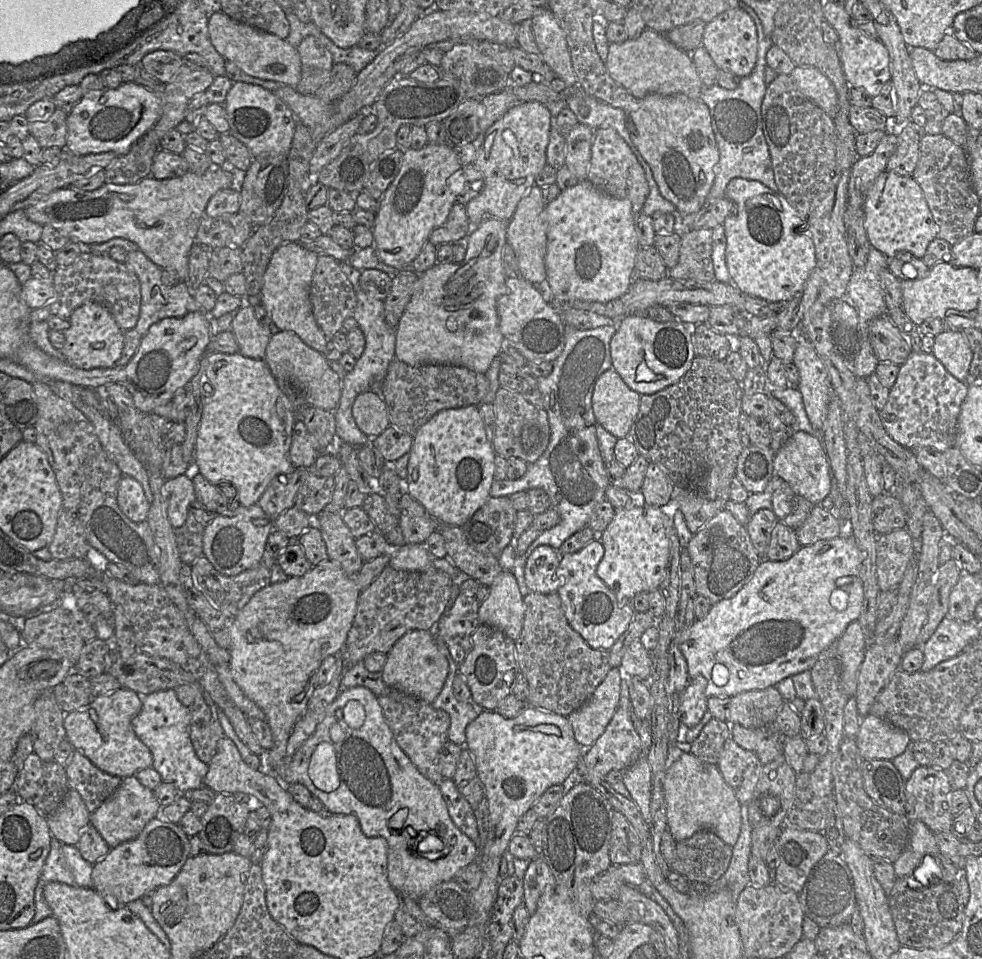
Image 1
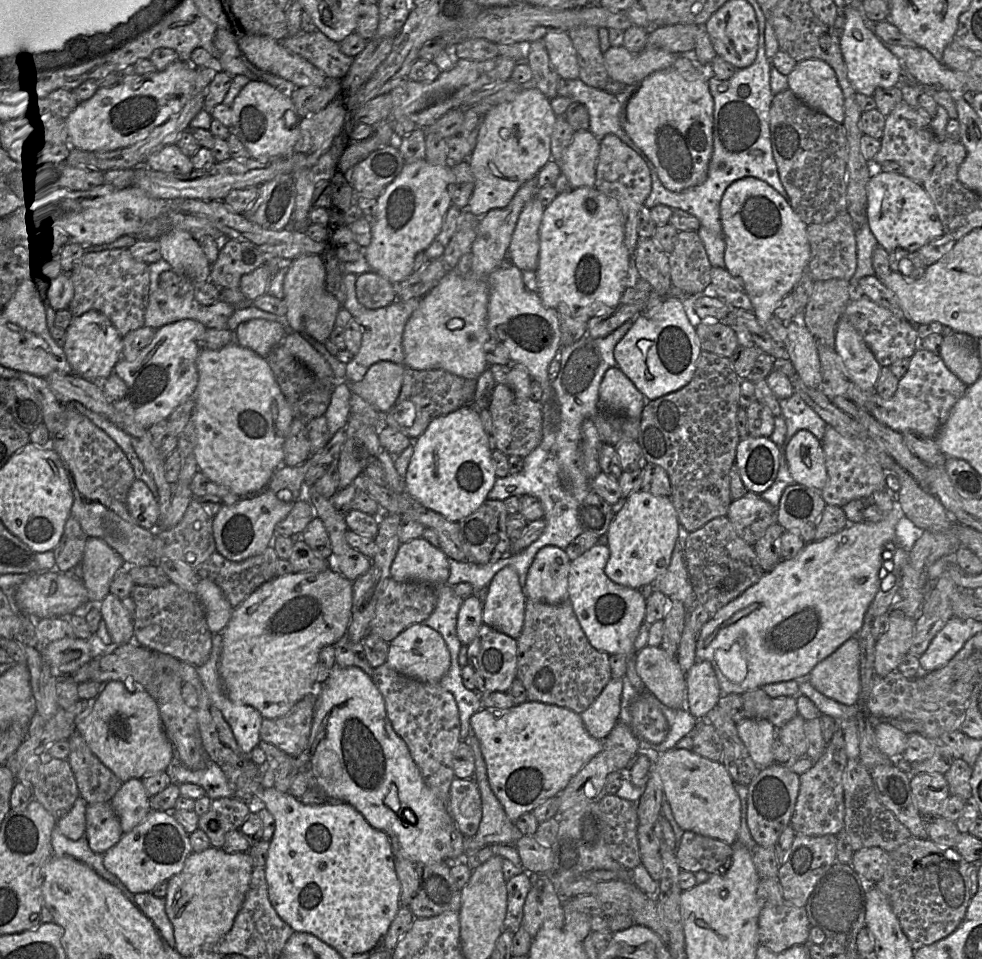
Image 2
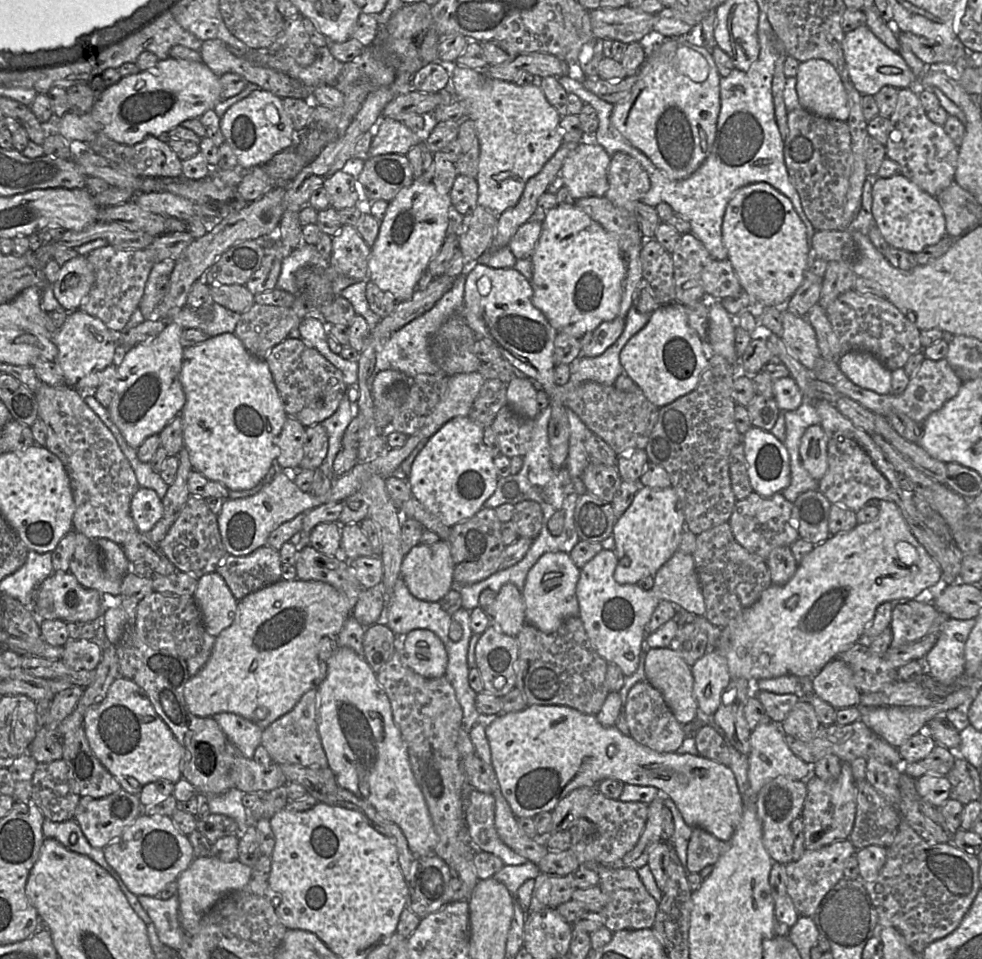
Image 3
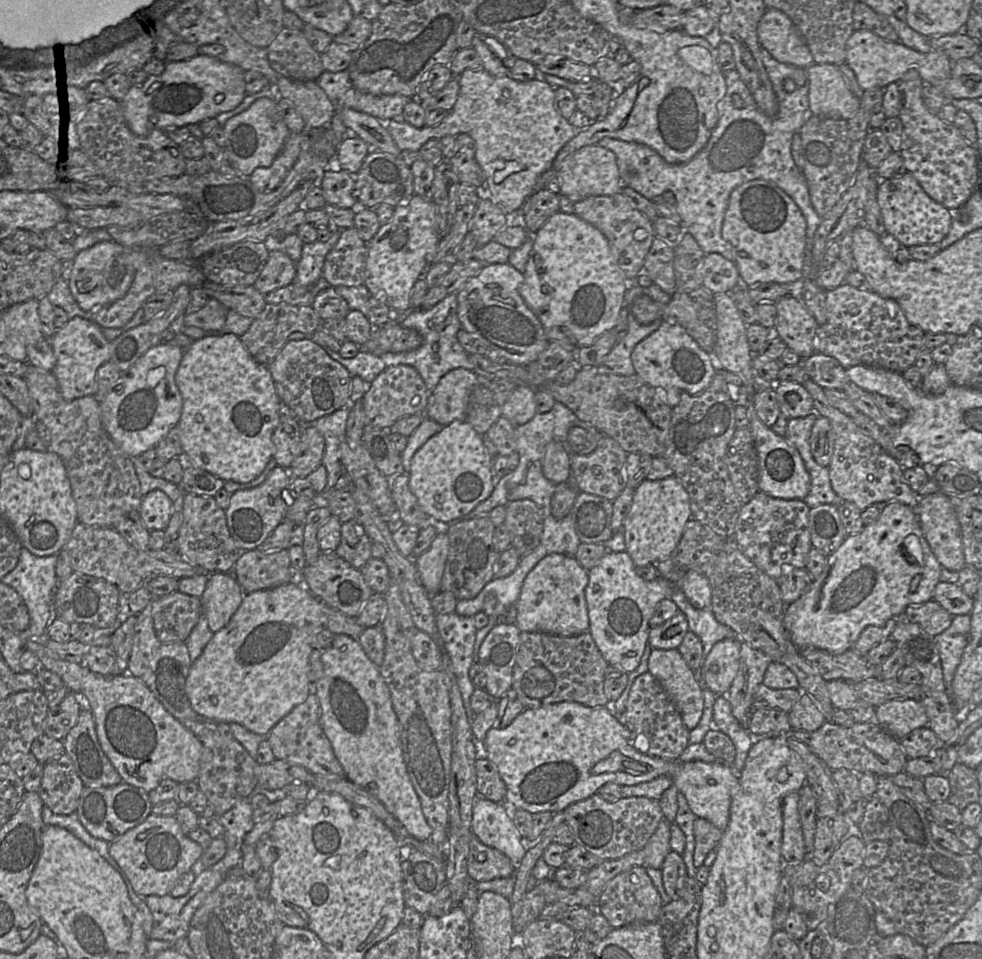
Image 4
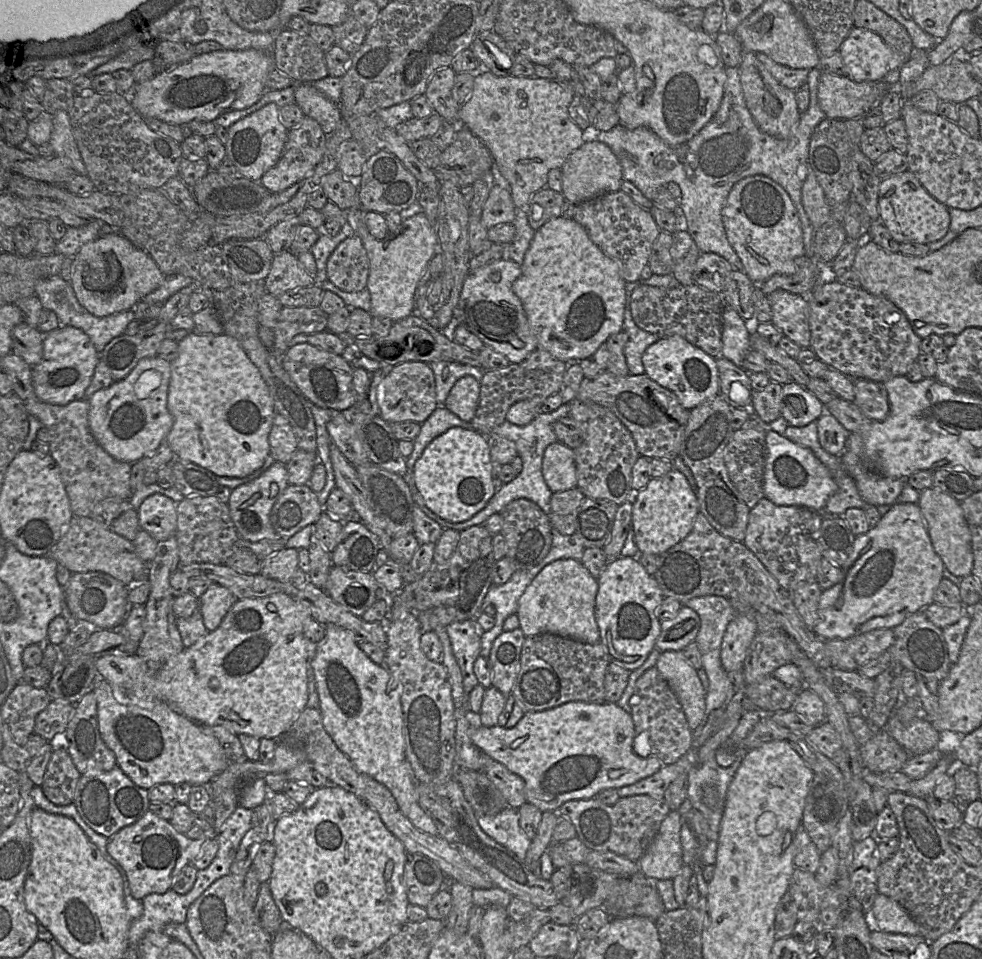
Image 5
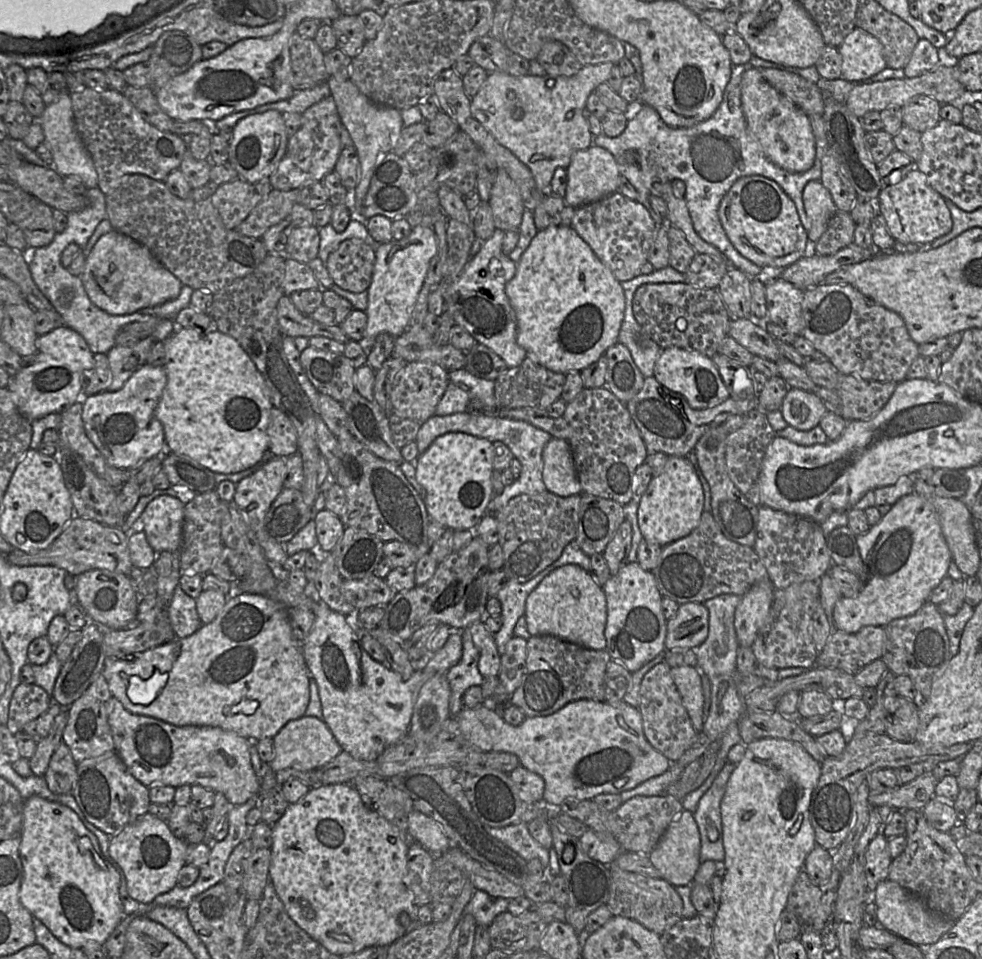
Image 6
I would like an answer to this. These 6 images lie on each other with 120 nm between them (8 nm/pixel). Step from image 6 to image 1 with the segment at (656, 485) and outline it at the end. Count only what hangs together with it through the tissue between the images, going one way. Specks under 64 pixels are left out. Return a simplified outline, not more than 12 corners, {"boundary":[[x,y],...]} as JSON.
{"boundary":[[631,499],[596,574],[618,603],[665,579],[672,521]]}

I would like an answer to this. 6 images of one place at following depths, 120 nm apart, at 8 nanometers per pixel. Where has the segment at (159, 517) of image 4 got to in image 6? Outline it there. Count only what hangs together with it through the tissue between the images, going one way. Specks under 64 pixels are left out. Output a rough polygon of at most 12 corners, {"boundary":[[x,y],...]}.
{"boundary":[[166,494],[133,524],[156,552],[179,552],[185,504]]}

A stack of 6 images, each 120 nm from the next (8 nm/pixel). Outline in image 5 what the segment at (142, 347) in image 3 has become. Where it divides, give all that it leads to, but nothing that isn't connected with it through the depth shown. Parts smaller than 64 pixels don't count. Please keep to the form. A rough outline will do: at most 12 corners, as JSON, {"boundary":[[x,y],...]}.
{"boundary":[[141,359],[89,403],[102,448],[130,464],[173,426],[171,365]]}

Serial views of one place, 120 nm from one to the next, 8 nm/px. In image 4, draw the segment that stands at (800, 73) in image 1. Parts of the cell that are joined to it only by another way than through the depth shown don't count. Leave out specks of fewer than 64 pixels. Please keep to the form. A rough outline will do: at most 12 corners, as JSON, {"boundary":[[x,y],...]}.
{"boundary":[[838,65],[805,71],[813,116],[850,119],[861,99]]}

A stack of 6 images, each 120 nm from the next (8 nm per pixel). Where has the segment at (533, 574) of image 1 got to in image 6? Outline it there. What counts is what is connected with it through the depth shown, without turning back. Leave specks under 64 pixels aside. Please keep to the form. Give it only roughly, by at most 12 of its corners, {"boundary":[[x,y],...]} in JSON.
{"boundary":[[566,564],[529,594],[531,636],[606,650],[607,602]]}

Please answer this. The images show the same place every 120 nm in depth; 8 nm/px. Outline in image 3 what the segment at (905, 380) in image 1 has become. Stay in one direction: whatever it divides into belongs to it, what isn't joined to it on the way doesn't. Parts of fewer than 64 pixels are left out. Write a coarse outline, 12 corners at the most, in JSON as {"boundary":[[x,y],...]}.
{"boundary":[[925,358],[905,391],[877,394],[855,385],[838,363],[811,372],[874,414],[903,413],[920,425],[963,383],[946,359]]}

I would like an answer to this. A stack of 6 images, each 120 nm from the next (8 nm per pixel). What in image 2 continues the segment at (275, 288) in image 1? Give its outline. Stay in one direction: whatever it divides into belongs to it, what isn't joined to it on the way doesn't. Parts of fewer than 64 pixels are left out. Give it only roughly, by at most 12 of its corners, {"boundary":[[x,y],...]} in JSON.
{"boundary":[[317,254],[290,259],[282,301],[289,331],[325,342],[341,304]]}

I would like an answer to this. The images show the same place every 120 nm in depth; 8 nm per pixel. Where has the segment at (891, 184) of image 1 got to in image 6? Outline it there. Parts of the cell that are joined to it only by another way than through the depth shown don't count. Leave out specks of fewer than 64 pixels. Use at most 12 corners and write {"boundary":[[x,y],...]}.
{"boundary":[[917,168],[883,186],[892,237],[929,246],[953,227],[946,199]]}

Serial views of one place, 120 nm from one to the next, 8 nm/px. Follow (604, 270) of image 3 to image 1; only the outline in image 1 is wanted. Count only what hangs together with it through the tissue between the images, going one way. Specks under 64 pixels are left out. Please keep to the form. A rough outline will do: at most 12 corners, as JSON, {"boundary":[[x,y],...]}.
{"boundary":[[588,179],[546,204],[553,306],[627,292],[629,200]]}

